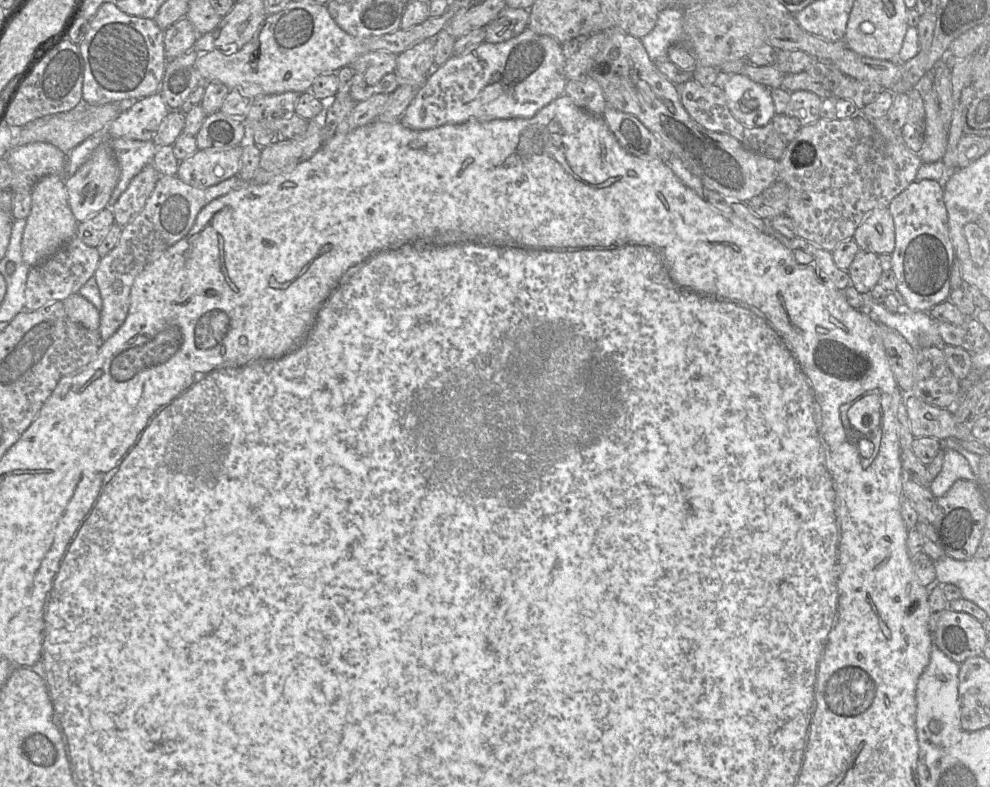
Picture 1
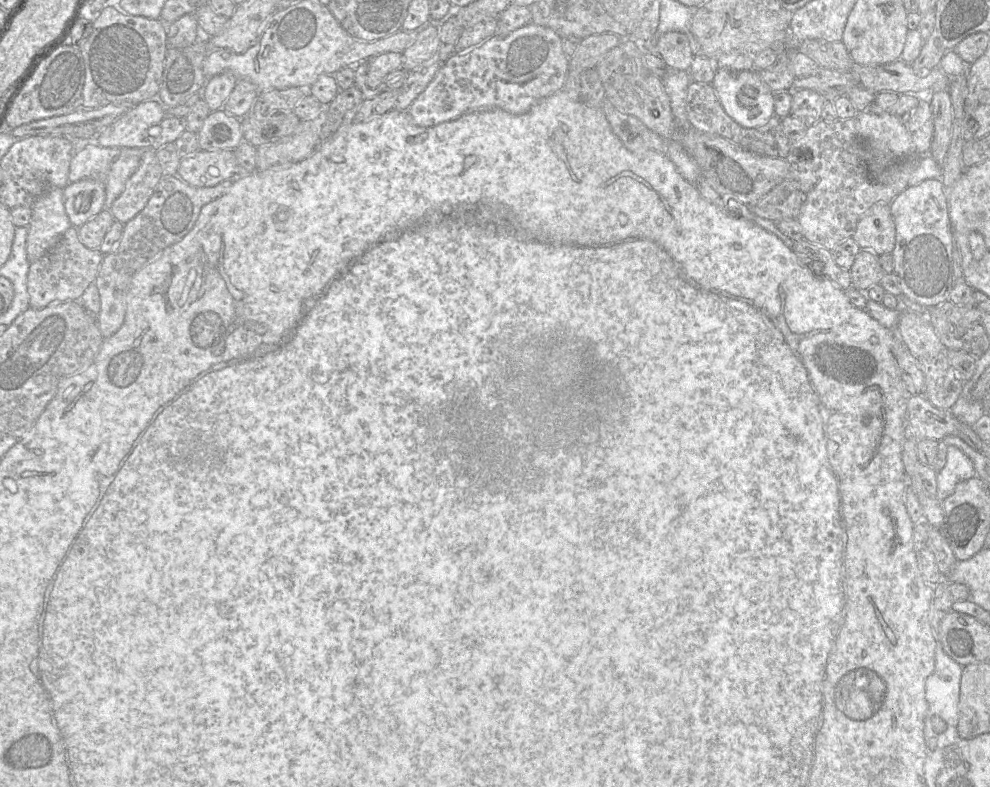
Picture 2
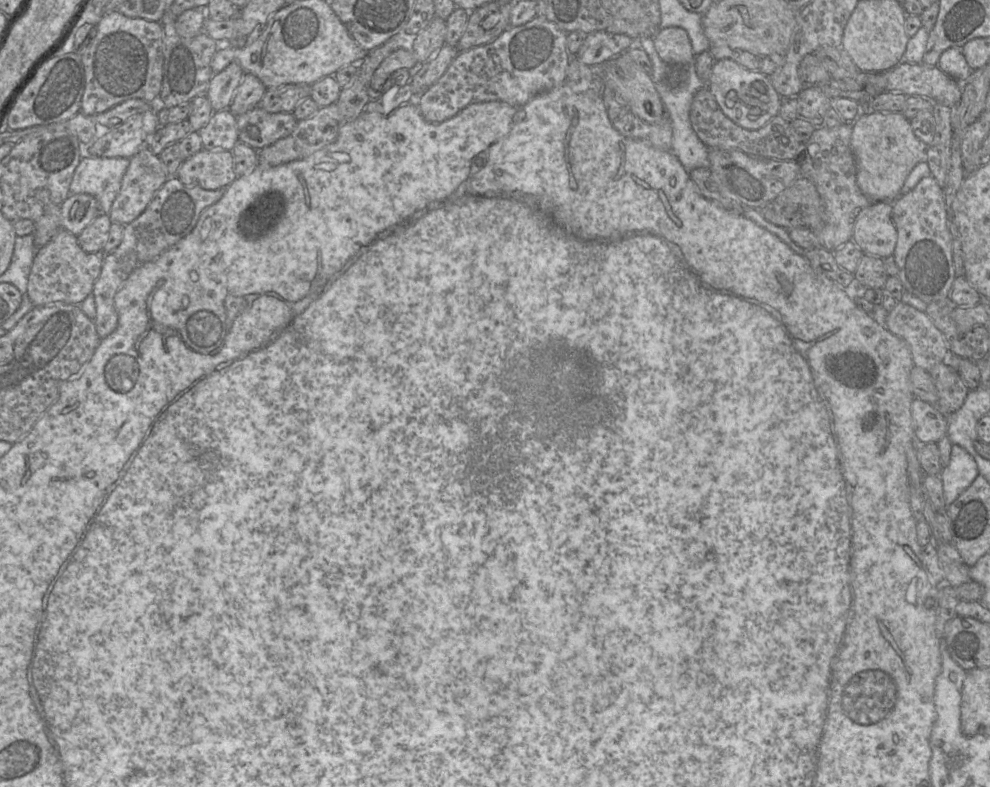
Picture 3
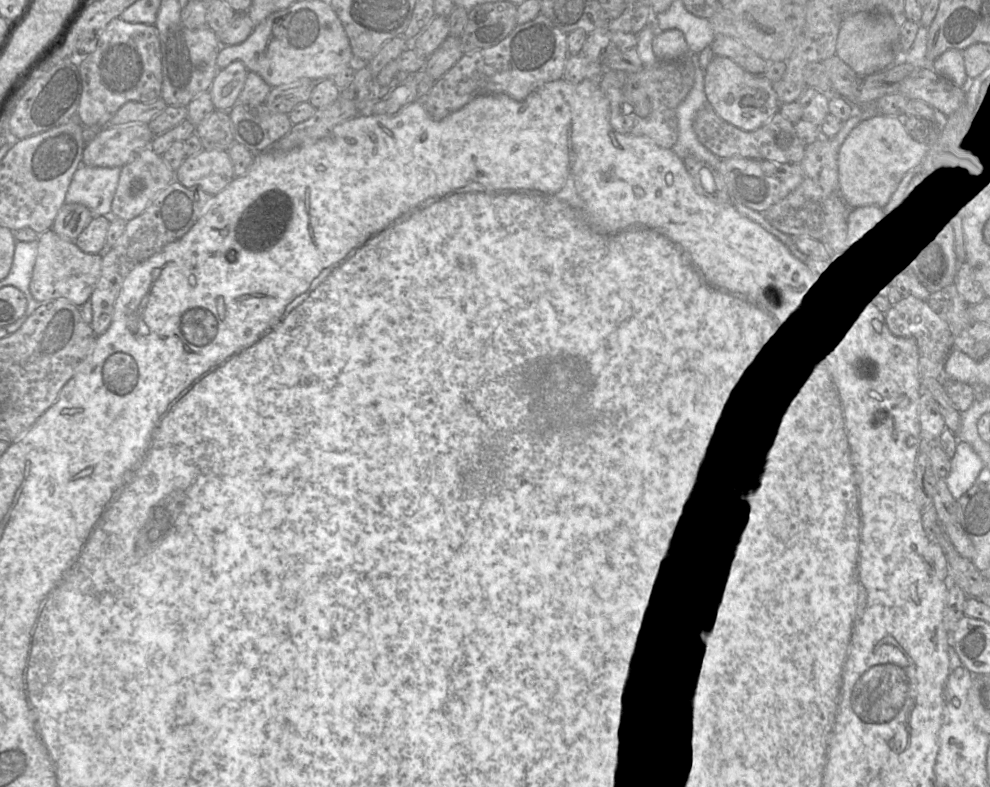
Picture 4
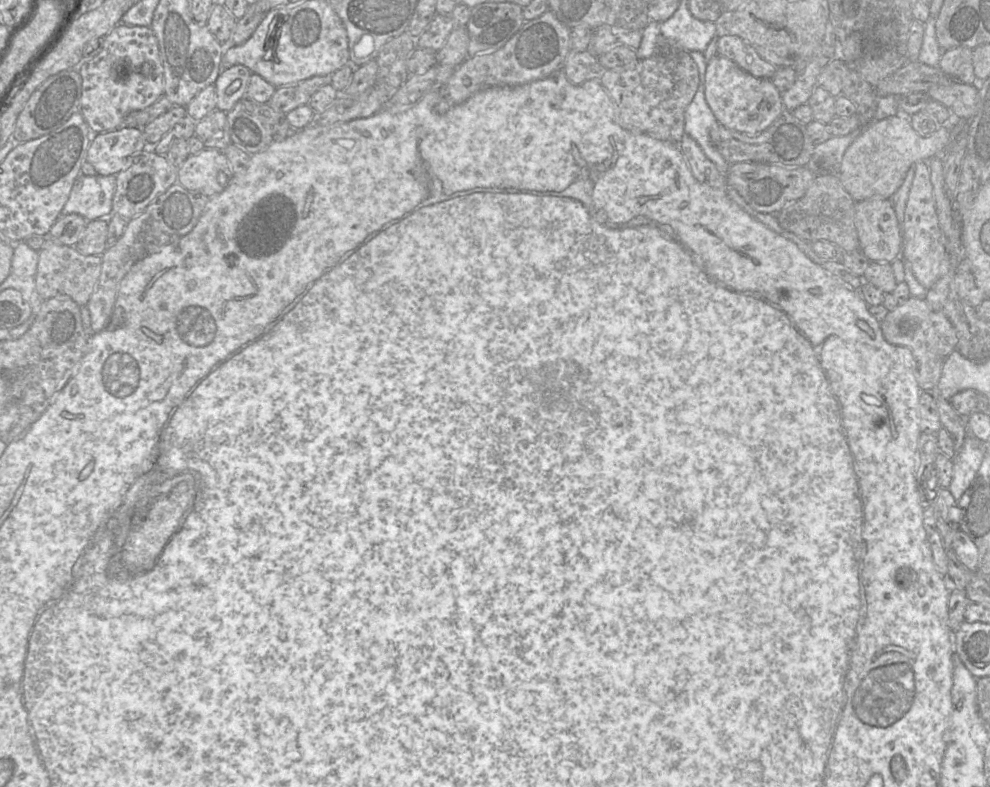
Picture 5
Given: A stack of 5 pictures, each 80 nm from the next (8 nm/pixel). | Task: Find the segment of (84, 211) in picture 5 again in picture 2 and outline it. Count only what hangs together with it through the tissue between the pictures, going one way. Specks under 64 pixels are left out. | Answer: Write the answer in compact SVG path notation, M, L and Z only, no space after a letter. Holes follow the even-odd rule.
M90 143L74 154L68 174L69 183L82 179L93 179L102 183L106 193L104 209L110 210L113 202L122 194L127 180L139 167L143 152L142 148L107 148Z

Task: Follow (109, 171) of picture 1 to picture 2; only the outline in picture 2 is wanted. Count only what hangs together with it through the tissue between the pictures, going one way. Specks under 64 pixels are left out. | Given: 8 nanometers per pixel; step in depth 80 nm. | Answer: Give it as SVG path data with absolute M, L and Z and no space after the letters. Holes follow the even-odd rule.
M93 179L68 183L63 189L63 202L72 227L79 228L105 207L105 188Z

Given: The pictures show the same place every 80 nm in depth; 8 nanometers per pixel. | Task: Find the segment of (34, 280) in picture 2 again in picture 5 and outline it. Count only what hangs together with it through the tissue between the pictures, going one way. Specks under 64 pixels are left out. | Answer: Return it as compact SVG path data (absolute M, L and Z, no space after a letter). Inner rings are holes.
M45 237L38 255L36 288L40 298L66 298L79 306L87 305L100 277L101 256L83 255L75 246L62 245L50 237Z

